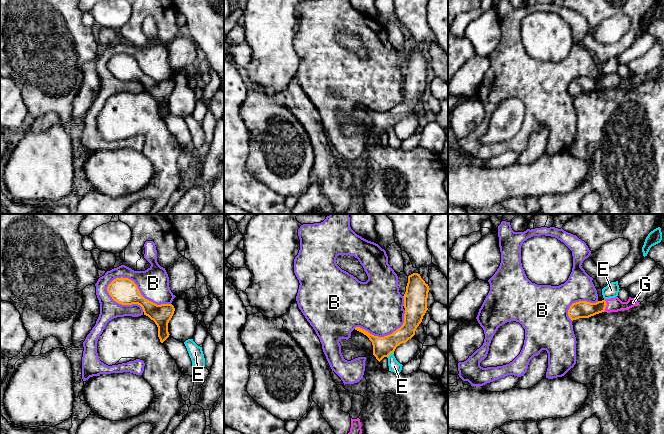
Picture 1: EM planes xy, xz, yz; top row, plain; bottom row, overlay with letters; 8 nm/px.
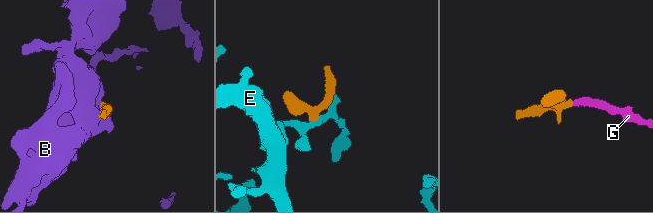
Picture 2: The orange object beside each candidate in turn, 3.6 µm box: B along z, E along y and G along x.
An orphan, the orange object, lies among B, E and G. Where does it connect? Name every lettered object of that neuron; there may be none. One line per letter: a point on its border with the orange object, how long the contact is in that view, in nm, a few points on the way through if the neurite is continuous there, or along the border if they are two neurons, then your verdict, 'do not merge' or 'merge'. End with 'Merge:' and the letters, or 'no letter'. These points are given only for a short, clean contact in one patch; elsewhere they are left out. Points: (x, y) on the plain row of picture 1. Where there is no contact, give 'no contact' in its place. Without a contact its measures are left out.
B: contact xy (138, 65); length 550 nm; do not merge
E: contact xz (390, 129); length 70 nm; border xz (393, 128), (387, 133); do not merge
G: contact yz (606, 80); length 110 nm; way yz (582, 85), (597, 84), (606, 80), (615, 80); merge
Merge: G

